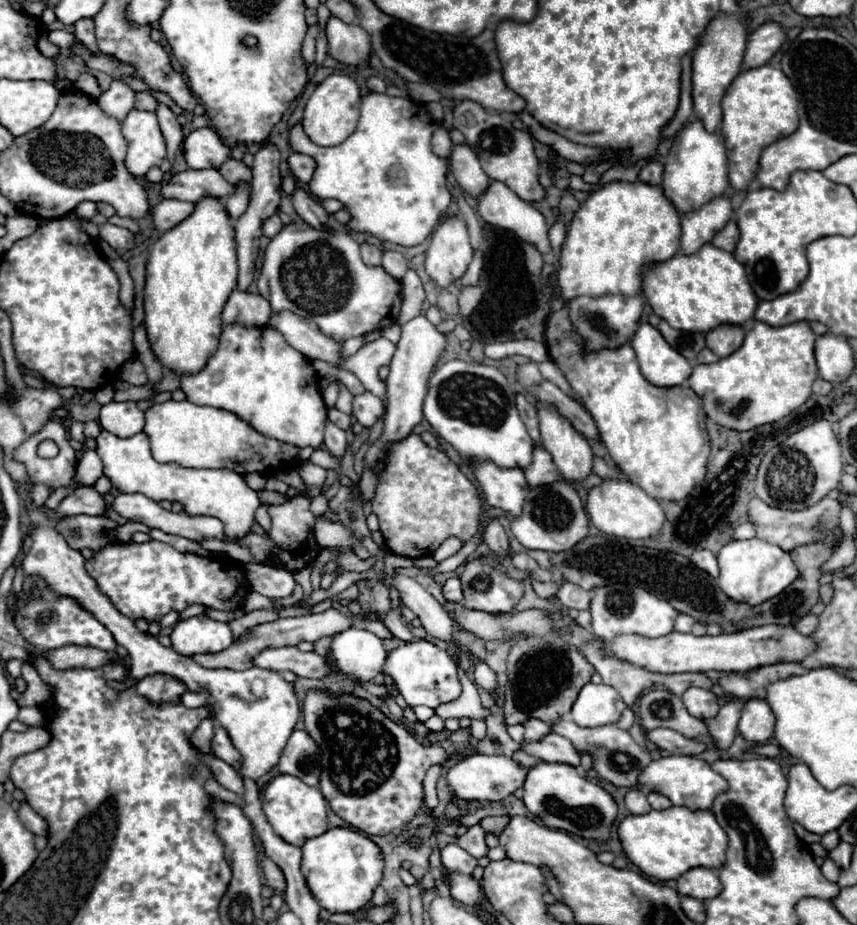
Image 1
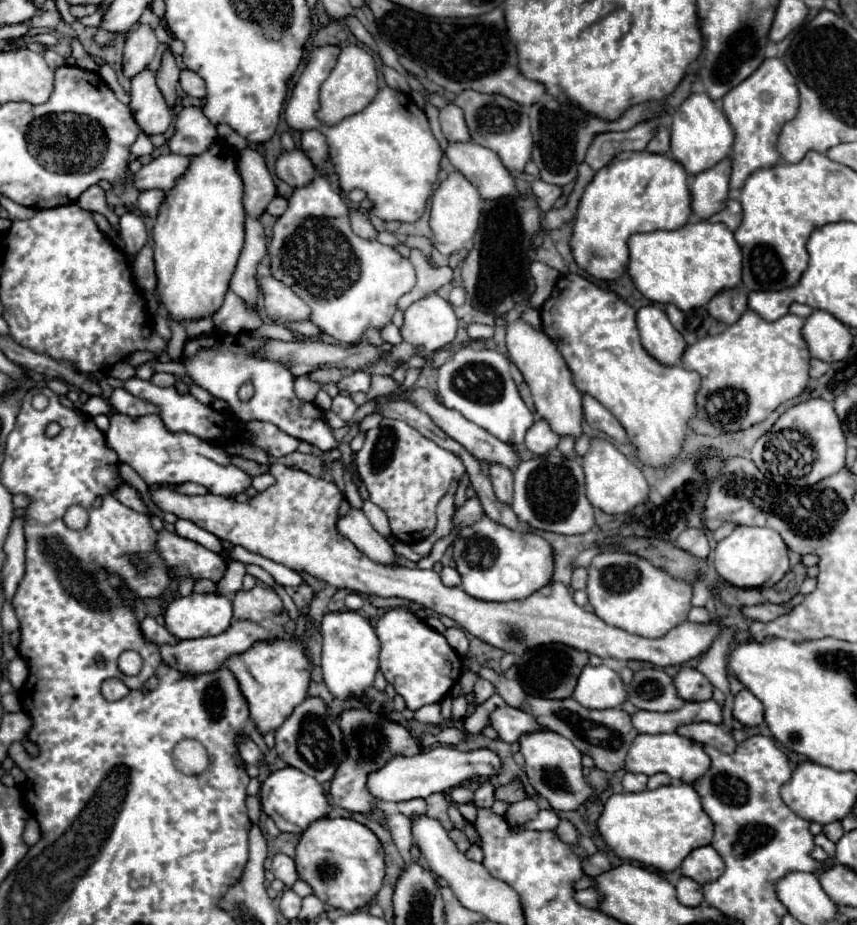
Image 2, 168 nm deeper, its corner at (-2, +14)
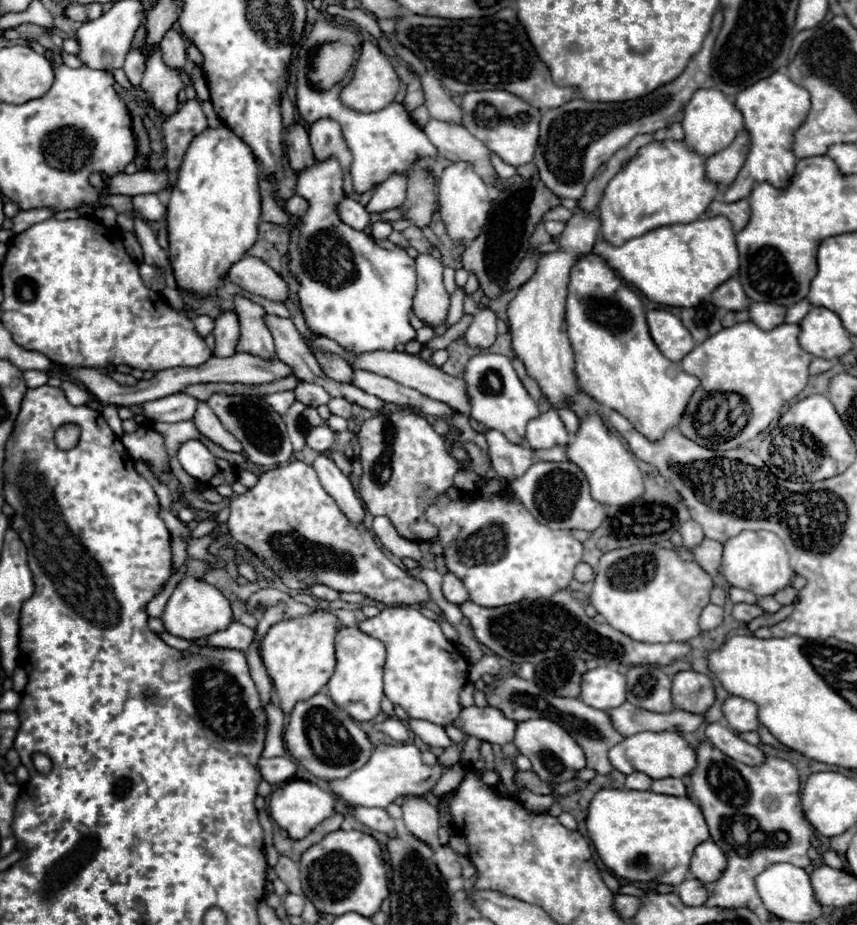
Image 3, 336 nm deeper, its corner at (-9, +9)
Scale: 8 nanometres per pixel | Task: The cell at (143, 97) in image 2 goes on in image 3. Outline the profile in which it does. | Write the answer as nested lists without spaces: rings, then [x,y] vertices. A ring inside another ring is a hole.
[[[160,49],[148,55],[146,71],[140,87],[144,89],[148,101],[162,117],[170,117],[178,111],[178,91],[182,89],[182,79],[178,71],[172,71],[162,61]]]

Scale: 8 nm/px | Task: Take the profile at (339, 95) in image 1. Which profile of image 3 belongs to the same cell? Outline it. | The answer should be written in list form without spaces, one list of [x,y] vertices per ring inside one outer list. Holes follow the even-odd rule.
[[[364,41],[362,49],[360,49],[360,57],[358,57],[358,61],[354,65],[352,81],[348,85],[344,85],[344,89],[340,93],[340,99],[348,109],[354,109],[354,111],[360,111],[360,113],[380,111],[388,103],[394,101],[394,95],[398,91],[398,83],[400,83],[400,79],[398,79],[396,71],[392,69],[392,65],[386,61],[386,57],[380,51],[378,43]]]

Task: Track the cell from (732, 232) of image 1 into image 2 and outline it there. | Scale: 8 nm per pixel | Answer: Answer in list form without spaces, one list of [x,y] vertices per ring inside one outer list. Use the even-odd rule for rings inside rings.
[[[729,198],[727,202],[725,202],[725,208],[721,210],[721,212],[717,212],[717,214],[713,214],[711,218],[709,218],[709,222],[723,222],[731,232],[733,230],[737,230],[737,226],[741,224],[741,204],[739,204],[739,200],[733,200],[733,198]]]

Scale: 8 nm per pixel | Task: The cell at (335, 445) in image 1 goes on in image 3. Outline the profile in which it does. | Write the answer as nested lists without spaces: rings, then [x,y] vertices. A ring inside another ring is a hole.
[[[300,383],[296,387],[296,399],[306,403],[306,405],[312,405],[312,407],[318,407],[318,405],[326,405],[332,397],[328,395],[328,391],[324,391],[324,387],[316,385],[316,383]]]

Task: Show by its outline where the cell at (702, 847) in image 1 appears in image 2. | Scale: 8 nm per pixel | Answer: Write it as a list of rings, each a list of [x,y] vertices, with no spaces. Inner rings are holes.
[[[691,784],[661,786],[643,792],[619,792],[609,796],[597,820],[597,830],[609,850],[621,860],[653,866],[659,872],[673,872],[683,858],[705,844],[711,844],[713,822],[703,812],[699,794]]]

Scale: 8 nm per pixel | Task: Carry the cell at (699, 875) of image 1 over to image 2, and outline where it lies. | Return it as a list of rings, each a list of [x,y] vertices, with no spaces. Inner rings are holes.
[[[713,846],[695,848],[681,864],[683,876],[693,878],[697,884],[707,884],[717,880],[725,870],[721,856],[713,850]]]

